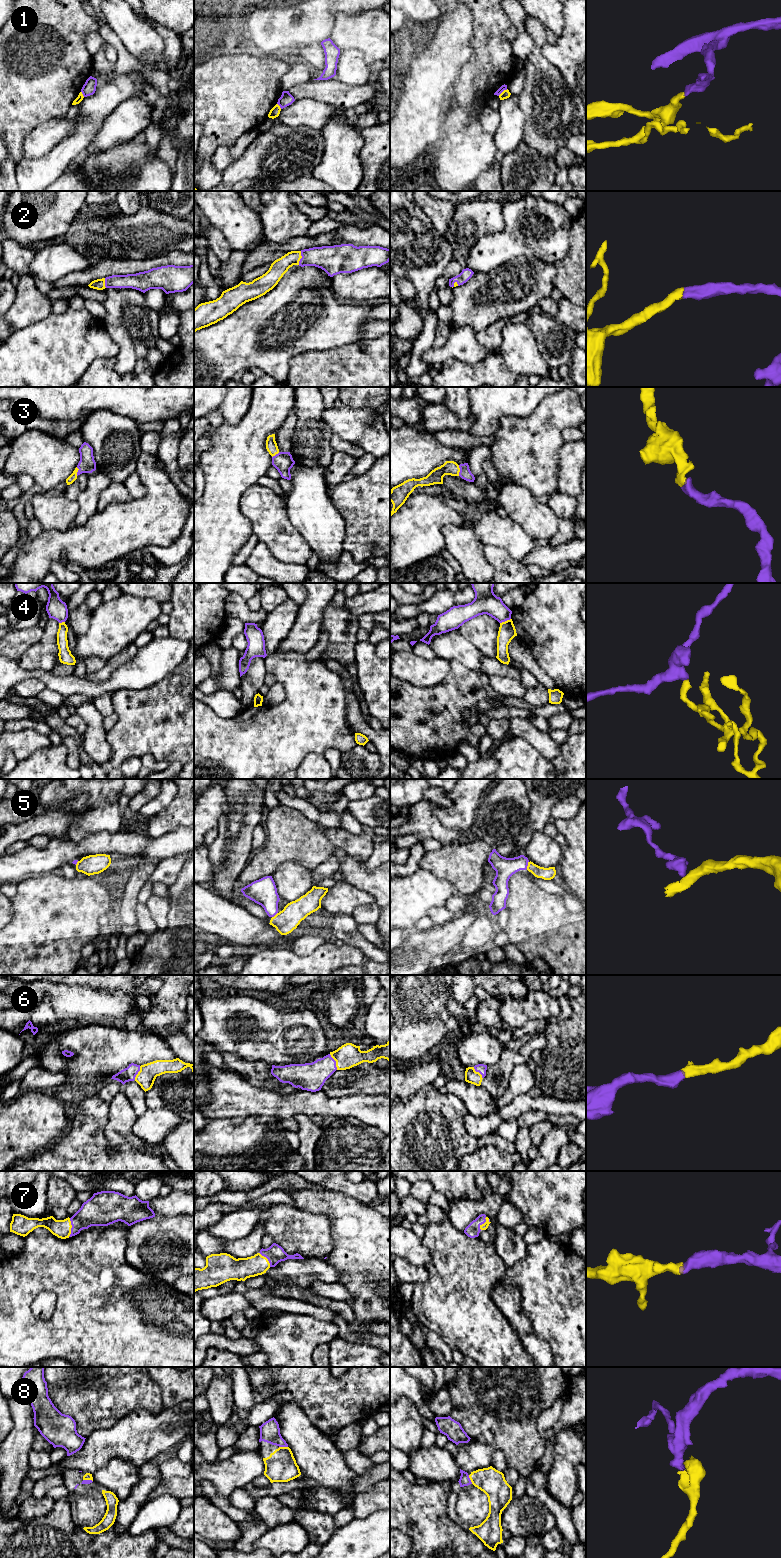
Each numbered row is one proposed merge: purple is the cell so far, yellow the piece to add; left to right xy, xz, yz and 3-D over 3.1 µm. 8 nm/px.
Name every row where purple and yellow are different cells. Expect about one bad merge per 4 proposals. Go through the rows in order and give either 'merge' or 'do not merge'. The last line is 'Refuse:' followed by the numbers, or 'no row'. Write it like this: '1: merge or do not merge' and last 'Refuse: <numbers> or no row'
1: do not merge
2: merge
3: merge
4: do not merge
5: do not merge
6: merge
7: merge
8: merge
Refuse: 1, 4, 5

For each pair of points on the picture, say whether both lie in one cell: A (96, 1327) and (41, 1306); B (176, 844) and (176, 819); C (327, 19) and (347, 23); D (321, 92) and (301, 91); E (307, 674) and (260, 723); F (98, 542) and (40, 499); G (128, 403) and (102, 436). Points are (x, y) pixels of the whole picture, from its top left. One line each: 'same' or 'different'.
A: different
B: different
C: different
D: same
E: same
F: different
G: different

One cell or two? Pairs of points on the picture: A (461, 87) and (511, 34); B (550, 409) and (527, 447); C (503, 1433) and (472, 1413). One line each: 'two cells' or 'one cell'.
A: two cells
B: one cell
C: one cell

